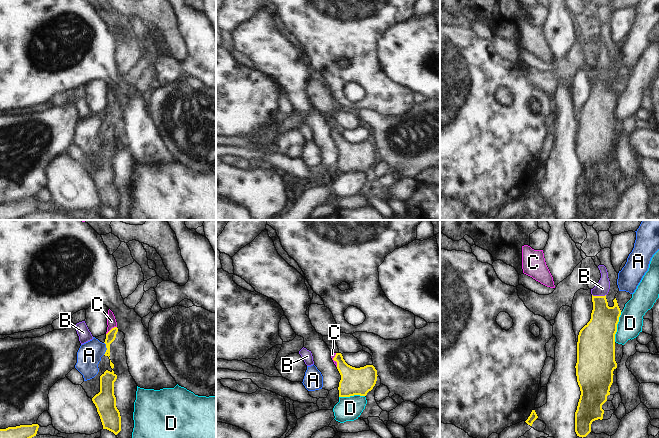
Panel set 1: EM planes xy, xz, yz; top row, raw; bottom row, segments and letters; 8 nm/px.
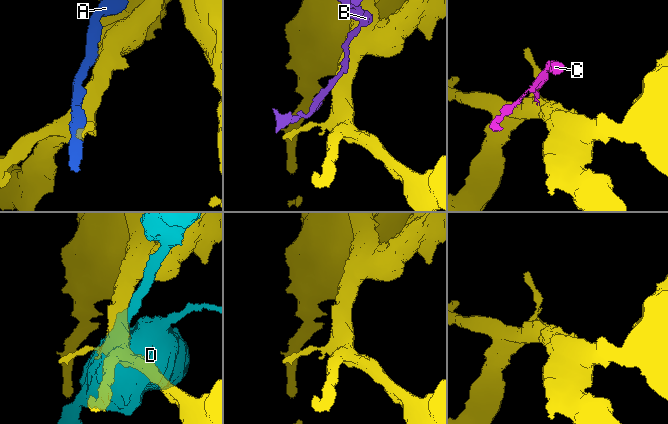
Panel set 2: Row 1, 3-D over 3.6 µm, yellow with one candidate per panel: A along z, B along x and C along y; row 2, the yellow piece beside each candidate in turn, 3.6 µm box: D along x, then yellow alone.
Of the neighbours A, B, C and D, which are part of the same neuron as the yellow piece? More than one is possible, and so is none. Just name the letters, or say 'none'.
C

